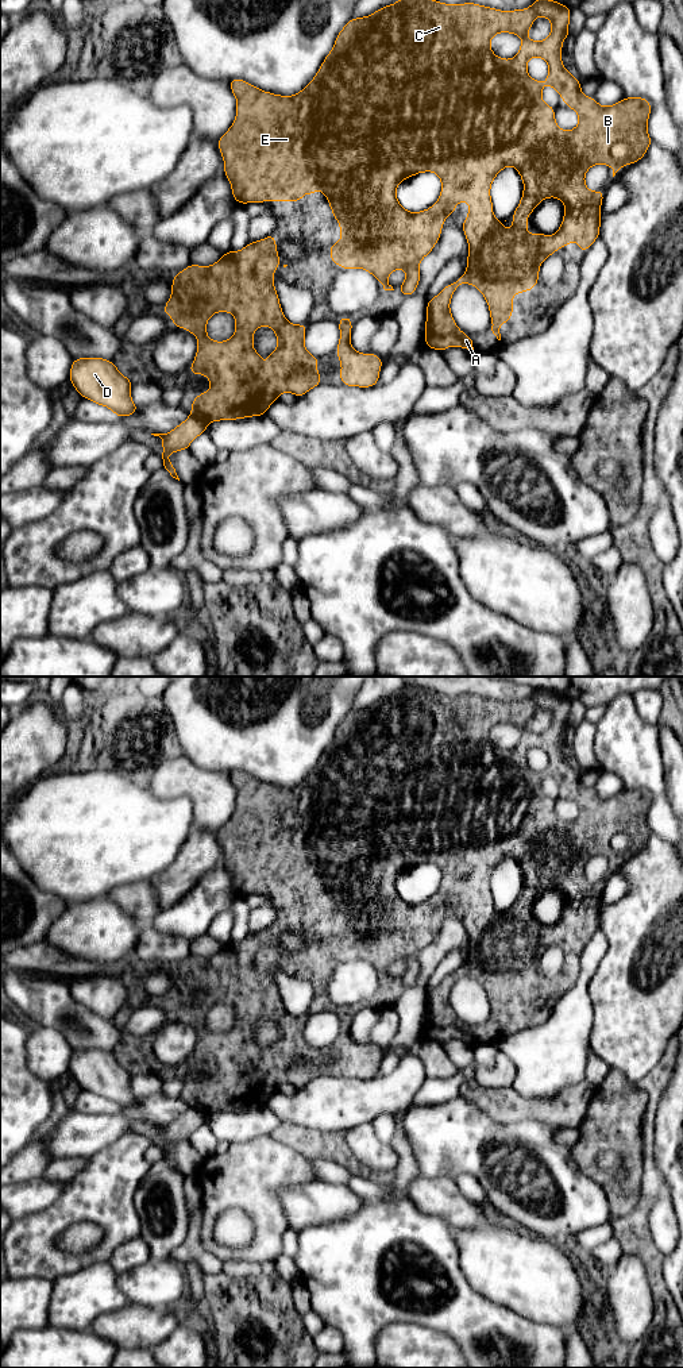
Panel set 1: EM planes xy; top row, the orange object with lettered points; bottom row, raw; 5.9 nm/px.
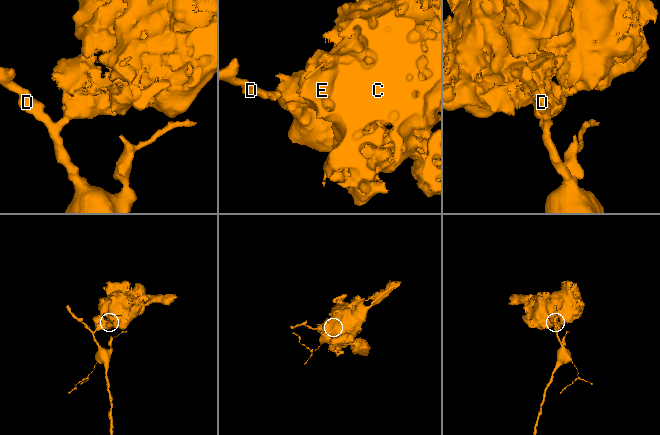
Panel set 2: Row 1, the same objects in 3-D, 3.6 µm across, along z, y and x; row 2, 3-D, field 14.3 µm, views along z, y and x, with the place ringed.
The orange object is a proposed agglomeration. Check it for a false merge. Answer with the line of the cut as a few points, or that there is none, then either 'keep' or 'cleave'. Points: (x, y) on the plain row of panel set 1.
xy (192, 1105), (205, 1114) | cleave

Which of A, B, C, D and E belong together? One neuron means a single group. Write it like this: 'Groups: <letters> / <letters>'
Groups: A B C E / D

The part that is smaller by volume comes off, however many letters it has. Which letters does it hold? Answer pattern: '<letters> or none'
D

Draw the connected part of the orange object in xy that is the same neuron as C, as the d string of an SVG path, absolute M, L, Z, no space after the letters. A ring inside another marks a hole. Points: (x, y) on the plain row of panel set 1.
M405 686L370 708L351 710L339 724L315 770L294 787L269 785L240 770L231 771L229 778L238 791L236 810L217 836L235 893L302 893L304 883L312 887L315 882L323 882L342 922L340 933L329 936L331 953L346 962L359 959L370 963L385 982L394 982L387 975L389 966L404 960L406 971L398 982L405 989L416 983L420 952L437 935L444 912L449 905L455 906L459 893L468 893L467 910L460 914L468 932L467 962L428 993L425 1038L440 1044L451 1037L474 1043L471 1029L458 1020L449 1002L451 989L462 975L471 975L482 983L490 999L491 1022L501 1032L499 1016L510 1013L513 986L536 978L539 960L545 949L574 930L578 932L579 941L587 943L599 929L605 882L589 882L584 875L586 863L593 856L602 855L613 859L614 868L622 858L640 852L652 835L647 821L652 798L647 790L625 789L614 797L601 798L594 789L580 783L580 771L563 758L562 736L570 727L570 708L571 700L548 690L535 690L525 701L499 702L474 694L451 697L425 687ZM537 708L552 714L551 725L543 733L526 728ZM498 724L512 724L522 731L514 749L502 751L491 743L490 732ZM532 748L547 752L549 766L545 774L529 768L526 754ZM545 775L555 779L567 798L578 804L576 820L564 822L557 818L555 799L541 790ZM509 856L518 862L524 885L512 906L513 918L505 922L505 913L498 913L493 906L490 878L495 867ZM422 863L435 863L441 870L441 886L433 898L412 905L400 897L395 880L405 870ZM547 889L560 890L566 899L562 917L552 929L524 921L530 916L526 907Z

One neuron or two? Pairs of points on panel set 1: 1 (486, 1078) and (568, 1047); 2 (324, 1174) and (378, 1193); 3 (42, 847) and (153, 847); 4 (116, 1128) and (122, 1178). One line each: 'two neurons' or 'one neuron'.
1: two neurons
2: two neurons
3: one neuron
4: two neurons

